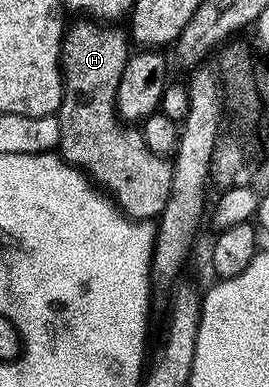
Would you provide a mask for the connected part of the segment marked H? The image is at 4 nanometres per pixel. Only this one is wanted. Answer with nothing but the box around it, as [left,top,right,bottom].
[55,18,173,222]

